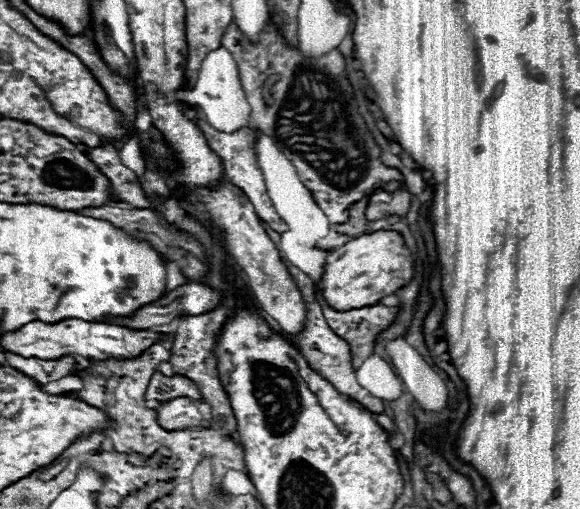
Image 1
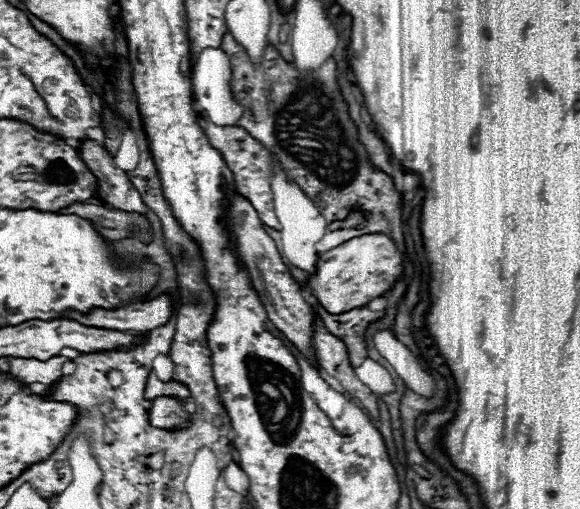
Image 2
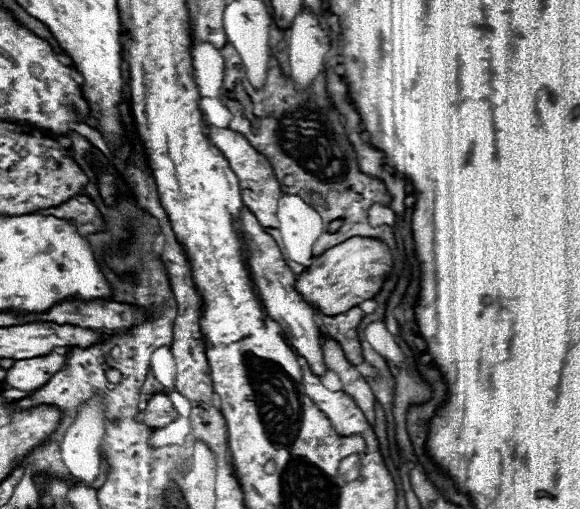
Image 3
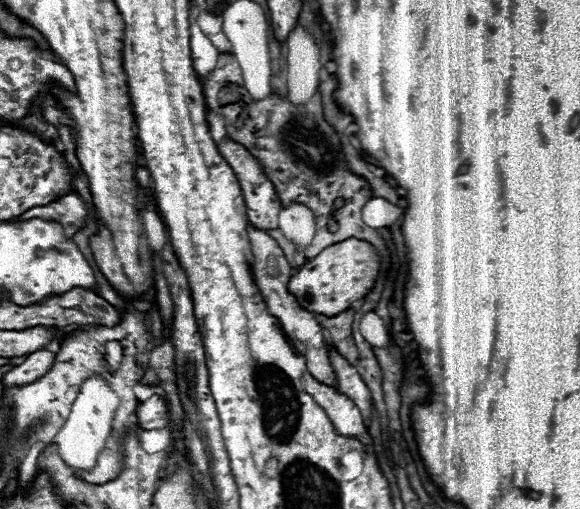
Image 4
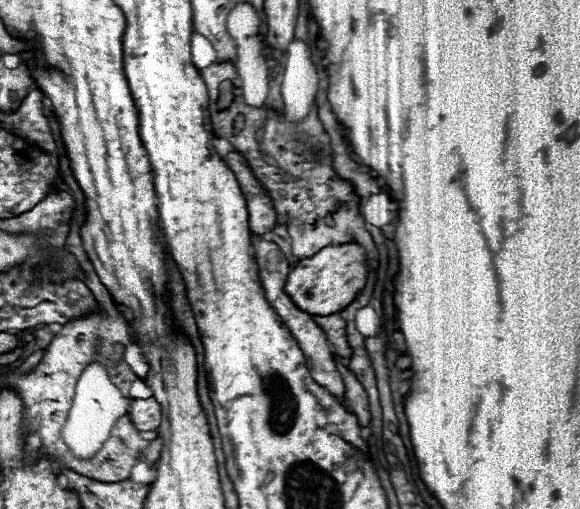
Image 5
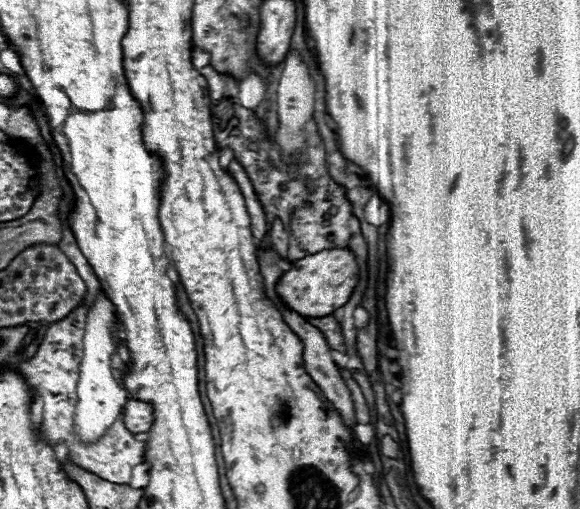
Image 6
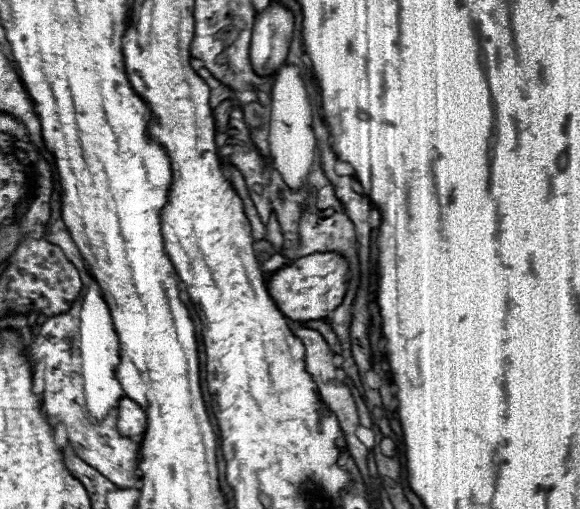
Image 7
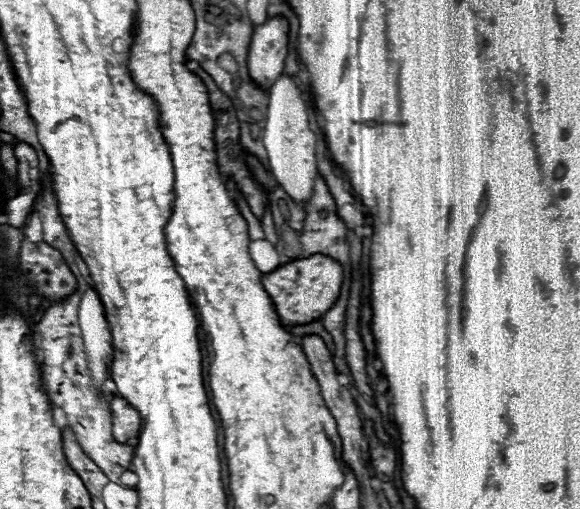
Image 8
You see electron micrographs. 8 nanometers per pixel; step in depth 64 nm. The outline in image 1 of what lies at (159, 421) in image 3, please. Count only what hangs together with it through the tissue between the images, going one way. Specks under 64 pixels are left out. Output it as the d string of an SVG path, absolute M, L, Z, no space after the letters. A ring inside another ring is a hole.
M174 398L166 400L156 408L156 420L160 420L162 428L168 430L186 430L186 428L202 428L202 414L196 408L196 402L190 398Z

